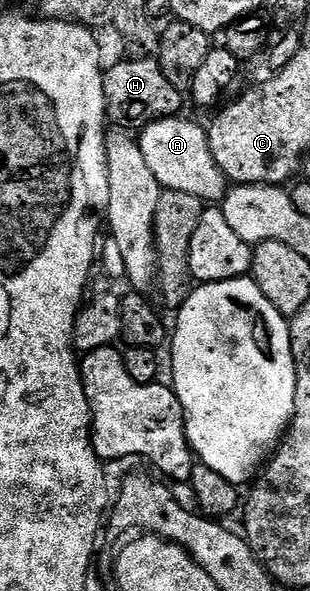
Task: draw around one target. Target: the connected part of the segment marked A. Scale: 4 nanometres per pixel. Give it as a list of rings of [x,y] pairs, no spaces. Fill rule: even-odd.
[[[183,119],[154,120],[142,129],[137,136],[141,154],[145,154],[145,162],[149,170],[153,170],[153,178],[157,178],[164,189],[181,190],[204,202],[222,201],[229,191],[229,181],[209,150],[207,128]]]

